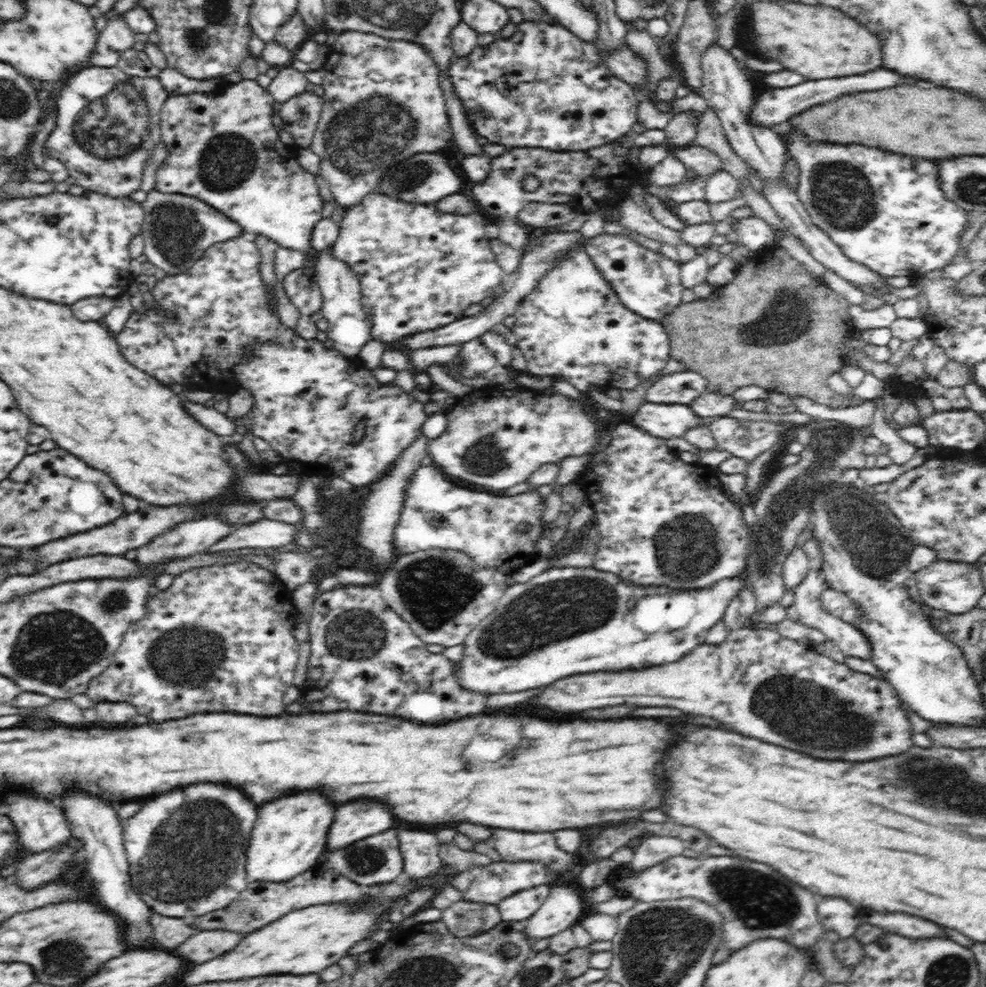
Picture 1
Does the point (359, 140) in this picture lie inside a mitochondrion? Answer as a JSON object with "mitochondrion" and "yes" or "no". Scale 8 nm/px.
{"mitochondrion":"yes"}

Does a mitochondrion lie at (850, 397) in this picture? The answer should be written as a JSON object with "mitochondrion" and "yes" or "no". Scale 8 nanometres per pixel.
{"mitochondrion":"no"}

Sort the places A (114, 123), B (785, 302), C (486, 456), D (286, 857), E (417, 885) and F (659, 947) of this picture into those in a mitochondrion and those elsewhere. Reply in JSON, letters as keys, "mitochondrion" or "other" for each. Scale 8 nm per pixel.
{"A":"mitochondrion","B":"mitochondrion","C":"mitochondrion","D":"other","E":"other","F":"mitochondrion"}

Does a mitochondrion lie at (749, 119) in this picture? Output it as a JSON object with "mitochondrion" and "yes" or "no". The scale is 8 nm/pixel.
{"mitochondrion":"no"}

